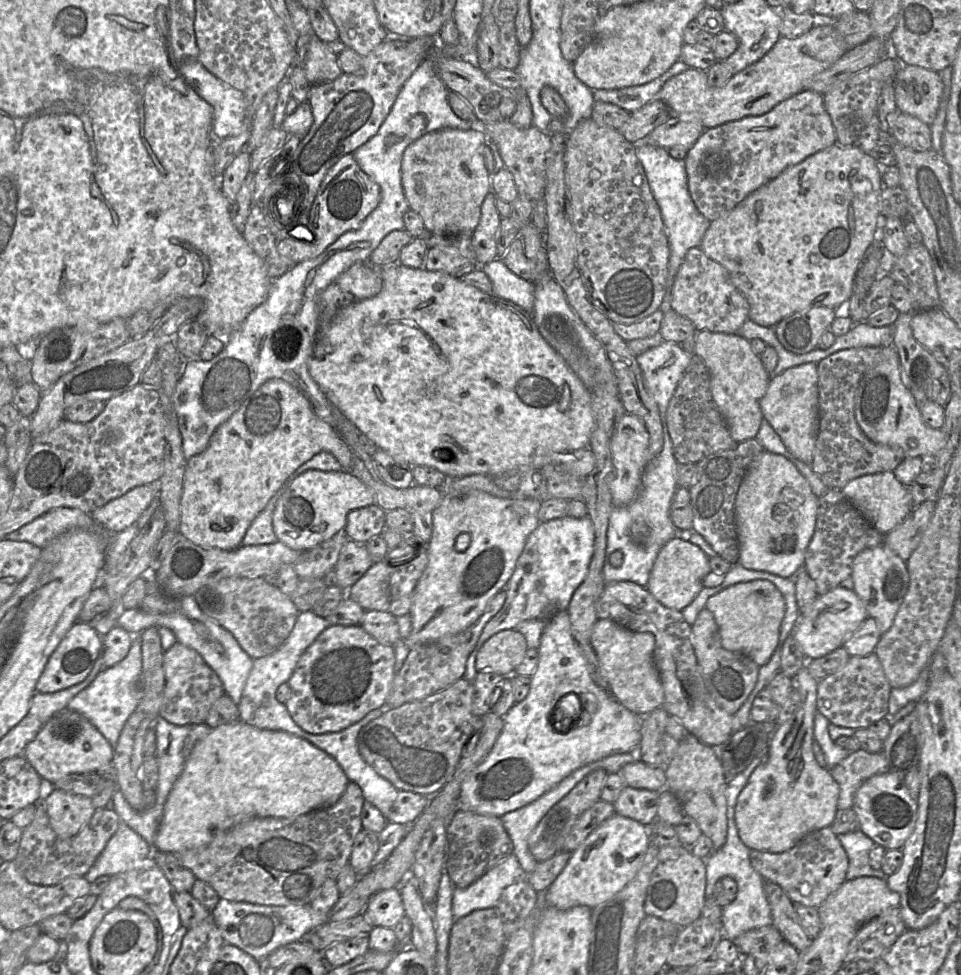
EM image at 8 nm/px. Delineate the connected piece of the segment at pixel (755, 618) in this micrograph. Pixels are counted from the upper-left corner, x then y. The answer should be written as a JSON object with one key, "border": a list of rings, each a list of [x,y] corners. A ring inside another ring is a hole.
{"border":[[[753,580],[731,585],[710,597],[705,608],[714,616],[724,649],[745,655],[758,666],[770,661],[785,615],[784,598],[771,582]]]}

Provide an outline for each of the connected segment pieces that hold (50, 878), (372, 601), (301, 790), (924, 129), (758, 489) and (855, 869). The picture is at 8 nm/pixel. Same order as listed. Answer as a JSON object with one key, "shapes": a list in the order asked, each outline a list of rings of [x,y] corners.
{"shapes":[[[[36,801],[34,805],[34,819],[23,829],[18,853],[13,862],[19,873],[35,885],[52,886],[69,877],[85,876],[120,825],[118,814],[104,807],[96,809],[75,836],[60,839],[50,824],[45,803]]],[[[383,561],[374,563],[367,572],[346,592],[346,595],[356,601],[365,611],[388,611],[389,572]]],[[[240,719],[220,725],[198,741],[189,754],[164,804],[153,850],[180,853],[209,843],[219,832],[249,818],[292,818],[332,806],[349,782],[334,758],[301,737],[284,731],[259,729]]],[[[898,109],[890,113],[887,120],[889,133],[903,146],[919,152],[931,148],[931,133],[928,124]]],[[[762,452],[750,464],[735,500],[738,563],[749,570],[792,579],[803,567],[815,530],[817,509],[818,498],[795,465],[782,455]]],[[[834,821],[830,826],[837,836],[848,856],[846,880],[861,876],[871,876],[886,879],[888,876],[881,869],[873,869],[869,864],[869,854],[876,843],[860,829],[854,832],[843,831]]]]}

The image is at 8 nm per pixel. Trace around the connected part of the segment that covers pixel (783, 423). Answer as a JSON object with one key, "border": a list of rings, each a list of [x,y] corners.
{"border":[[[804,363],[788,368],[779,375],[771,375],[766,393],[760,400],[760,407],[763,418],[779,435],[787,450],[811,466],[818,424],[817,363]]]}

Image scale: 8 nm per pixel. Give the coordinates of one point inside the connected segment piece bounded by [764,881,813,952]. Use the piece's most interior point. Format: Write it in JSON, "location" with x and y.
{"location":[784,915]}

